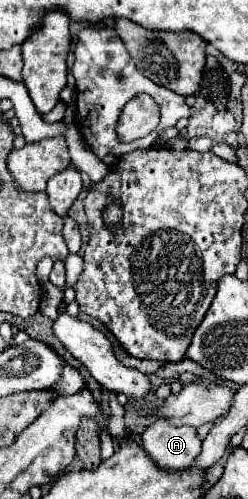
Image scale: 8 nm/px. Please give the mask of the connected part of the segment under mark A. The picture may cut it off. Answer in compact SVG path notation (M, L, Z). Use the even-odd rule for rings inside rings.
M154 421L142 435L144 451L164 469L190 467L202 449L196 427Z

